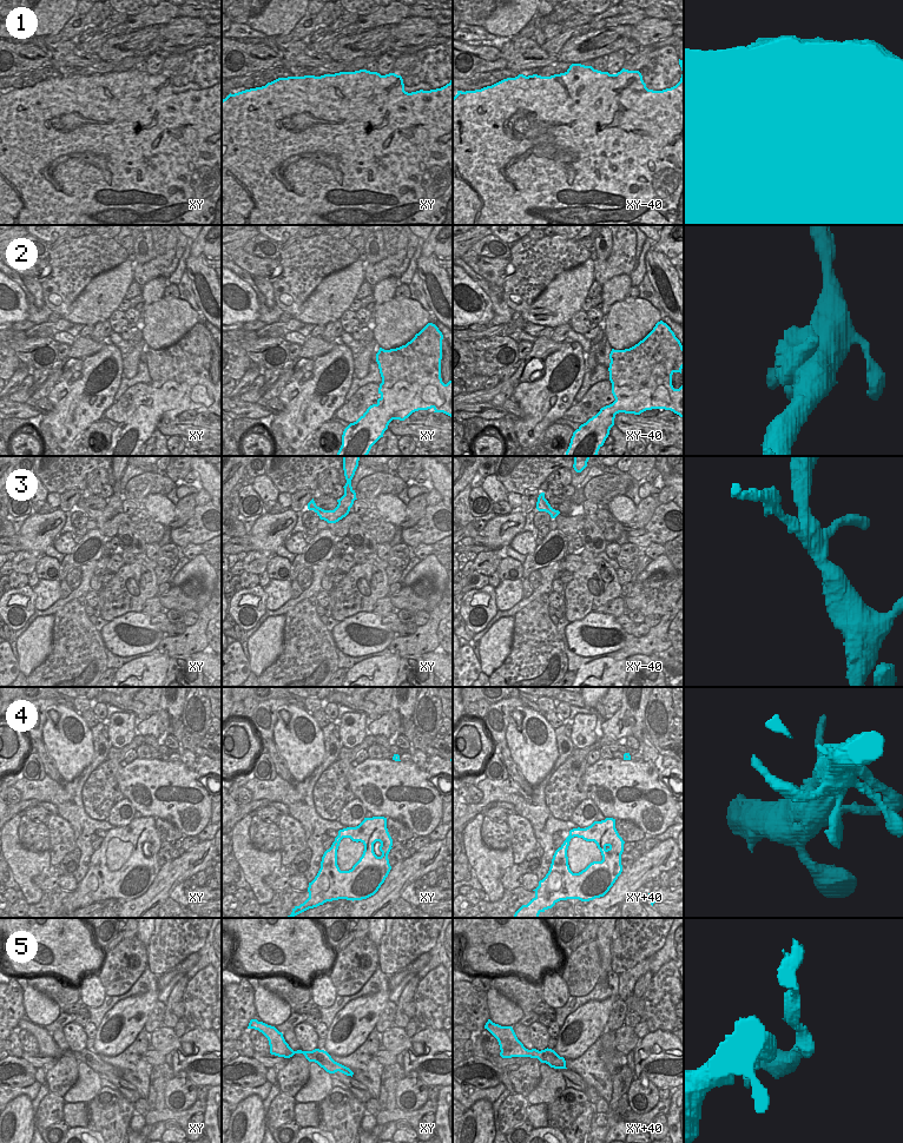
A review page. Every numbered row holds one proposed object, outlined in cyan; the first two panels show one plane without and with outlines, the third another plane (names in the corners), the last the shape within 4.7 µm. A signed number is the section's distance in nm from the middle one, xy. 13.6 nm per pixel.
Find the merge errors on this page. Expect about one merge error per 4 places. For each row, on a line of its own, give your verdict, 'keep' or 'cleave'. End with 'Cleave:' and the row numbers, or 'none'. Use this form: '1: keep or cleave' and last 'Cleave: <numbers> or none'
1: cleave
2: cleave
3: keep
4: keep
5: keep
Cleave: 1, 2

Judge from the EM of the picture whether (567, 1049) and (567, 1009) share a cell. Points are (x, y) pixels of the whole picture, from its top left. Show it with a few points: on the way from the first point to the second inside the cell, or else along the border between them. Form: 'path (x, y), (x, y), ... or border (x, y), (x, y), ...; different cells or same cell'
border (591, 999), (572, 1011), (560, 1028); different cells

